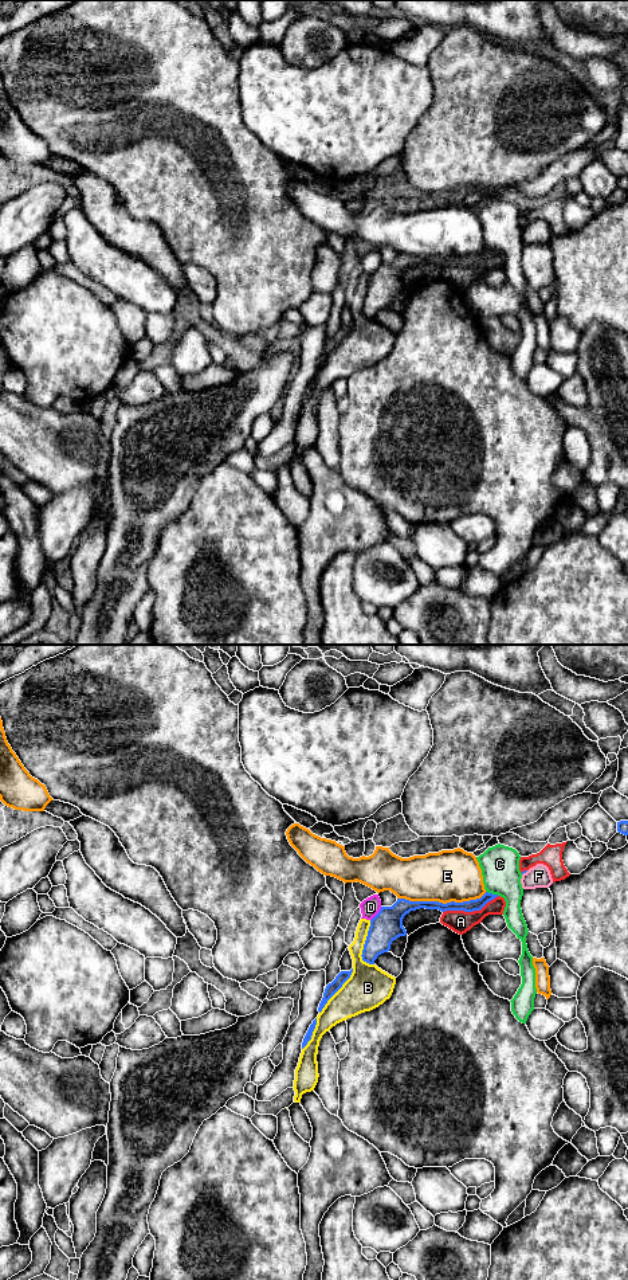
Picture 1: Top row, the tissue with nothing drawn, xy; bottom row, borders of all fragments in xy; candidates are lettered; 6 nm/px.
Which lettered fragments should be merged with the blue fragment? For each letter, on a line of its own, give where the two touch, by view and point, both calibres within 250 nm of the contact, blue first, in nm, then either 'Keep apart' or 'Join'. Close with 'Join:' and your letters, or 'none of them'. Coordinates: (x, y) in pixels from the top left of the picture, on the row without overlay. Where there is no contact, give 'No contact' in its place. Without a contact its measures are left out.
A: Touches blue at xy (470, 266). Thickness 70 nm (blue) against 140 nm. Keep apart
B: Touches blue at xy (364, 301). Thickness 190 nm (blue) against 260 nm. Keep apart
C: Touches blue at xy (491, 249). Thickness 70 nm (blue) against 220 nm. Keep apart
D: Touches blue at xy (377, 269). Thickness 190 nm (blue) against 110 nm. Keep apart
E: Touches blue at xy (442, 258). Thickness 100 nm (blue) against 300 nm. Keep apart
F: Touches blue at xy (525, 227). Thickness 20 nm (blue) against 140 nm. Keep apart
Join: none of them

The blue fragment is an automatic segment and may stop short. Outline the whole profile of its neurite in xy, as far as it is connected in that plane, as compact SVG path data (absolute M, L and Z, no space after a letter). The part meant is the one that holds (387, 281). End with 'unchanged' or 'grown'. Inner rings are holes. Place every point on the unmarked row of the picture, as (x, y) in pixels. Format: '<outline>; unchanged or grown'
M486 247L480 254L463 258L439 258L439 257L409 257L397 254L392 262L381 262L380 267L370 275L370 282L362 305L362 316L374 320L378 310L388 308L390 300L400 291L405 291L407 286L403 282L403 274L411 266L420 263L446 266L480 266L488 257L498 253Z; unchanged

